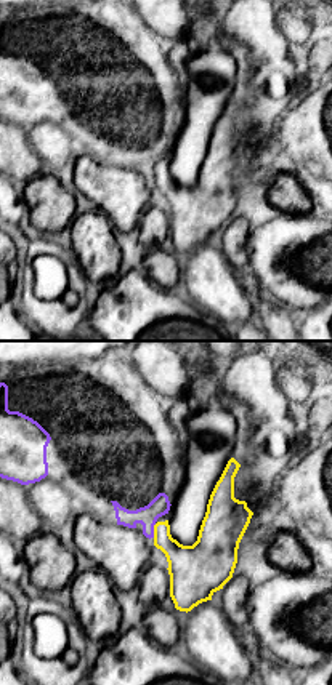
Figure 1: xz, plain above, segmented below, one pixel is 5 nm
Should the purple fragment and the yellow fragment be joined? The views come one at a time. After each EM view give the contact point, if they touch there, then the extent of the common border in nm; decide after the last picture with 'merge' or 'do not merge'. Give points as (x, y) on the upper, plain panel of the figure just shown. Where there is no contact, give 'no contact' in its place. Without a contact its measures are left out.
contact (153, 172); length 70 nm

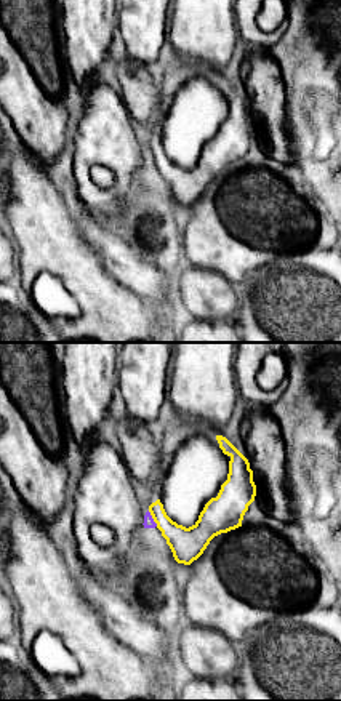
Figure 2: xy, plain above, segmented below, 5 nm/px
contact (152, 160); length 90 nm

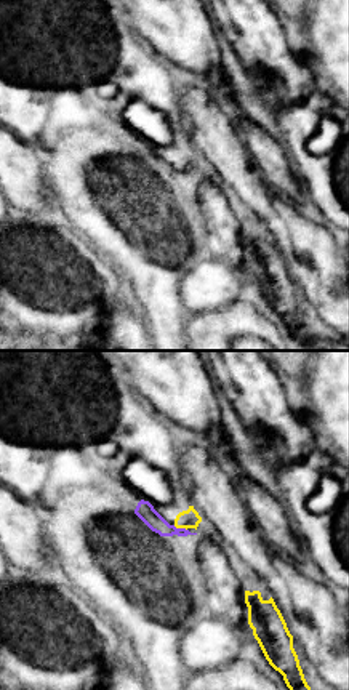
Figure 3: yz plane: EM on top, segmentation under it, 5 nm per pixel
contact (180, 170); length 80 nm

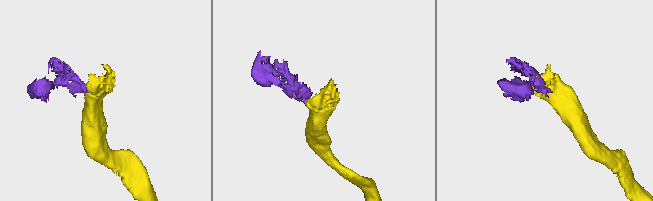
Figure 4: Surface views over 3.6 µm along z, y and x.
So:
do not merge

